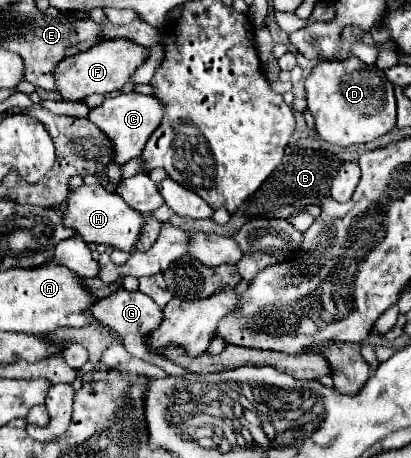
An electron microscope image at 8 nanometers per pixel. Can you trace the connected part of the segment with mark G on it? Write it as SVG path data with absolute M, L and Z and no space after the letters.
M117 289L115 293L111 293L109 297L97 301L97 303L91 307L91 315L93 315L99 323L103 323L105 327L111 327L113 331L119 331L119 335L122 337L122 344L128 352L135 355L137 354L137 357L140 359L161 367L167 375L185 377L187 373L183 371L183 367L177 367L177 363L171 363L169 359L163 359L161 356L147 352L144 346L143 335L149 335L151 331L155 331L155 327L159 327L159 323L161 323L161 313L163 313L163 309L161 309L153 299L149 299L147 295L143 295L143 293L139 293L139 291L129 293L129 291L125 291L125 289Z

